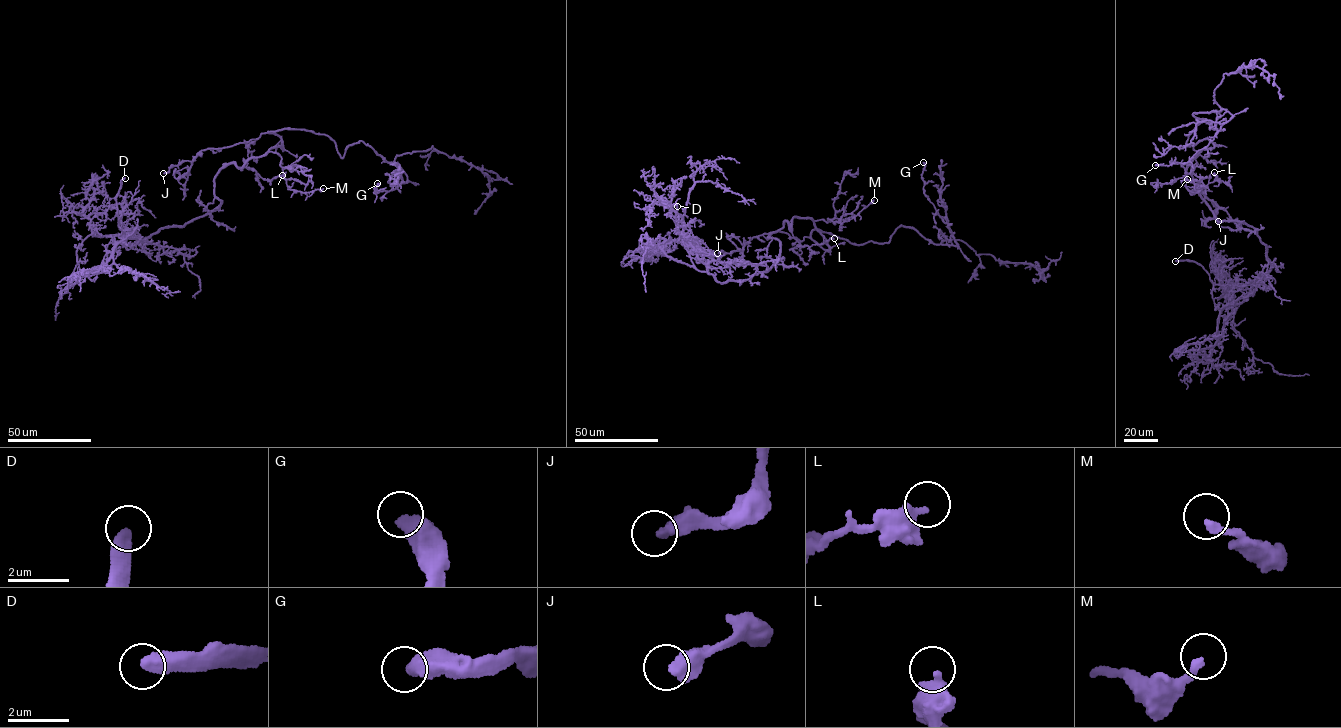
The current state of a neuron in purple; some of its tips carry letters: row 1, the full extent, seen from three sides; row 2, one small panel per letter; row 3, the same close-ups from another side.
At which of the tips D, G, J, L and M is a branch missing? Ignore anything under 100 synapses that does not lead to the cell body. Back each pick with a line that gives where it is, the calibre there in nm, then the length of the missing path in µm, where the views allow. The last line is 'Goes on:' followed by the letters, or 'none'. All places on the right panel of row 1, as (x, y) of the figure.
D: (1175, 261) | 440 nm | 30 µm
Goes on: D

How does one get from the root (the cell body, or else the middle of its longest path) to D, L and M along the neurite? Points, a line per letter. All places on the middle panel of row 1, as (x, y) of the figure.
D: (813, 223), (785, 221), (768, 236), (779, 242), (771, 268), (721, 283), (693, 263), (675, 230), (677, 206)
L: (813, 223), (806, 217), (792, 218), (791, 231), (802, 246), (822, 244), (834, 238)
M: (813, 223), (819, 219), (828, 222), (828, 218), (842, 223), (874, 200)

